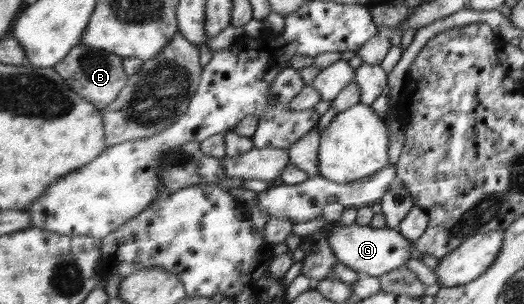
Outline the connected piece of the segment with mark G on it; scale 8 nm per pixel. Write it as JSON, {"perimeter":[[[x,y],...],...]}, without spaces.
{"perimeter":[[[339,222],[328,223],[323,227],[327,232],[329,246],[337,255],[337,259],[347,267],[358,271],[365,271],[367,275],[379,277],[389,271],[397,270],[397,267],[407,265],[411,259],[411,245],[414,240],[401,234],[393,228],[374,228],[363,225],[340,225]]]}

